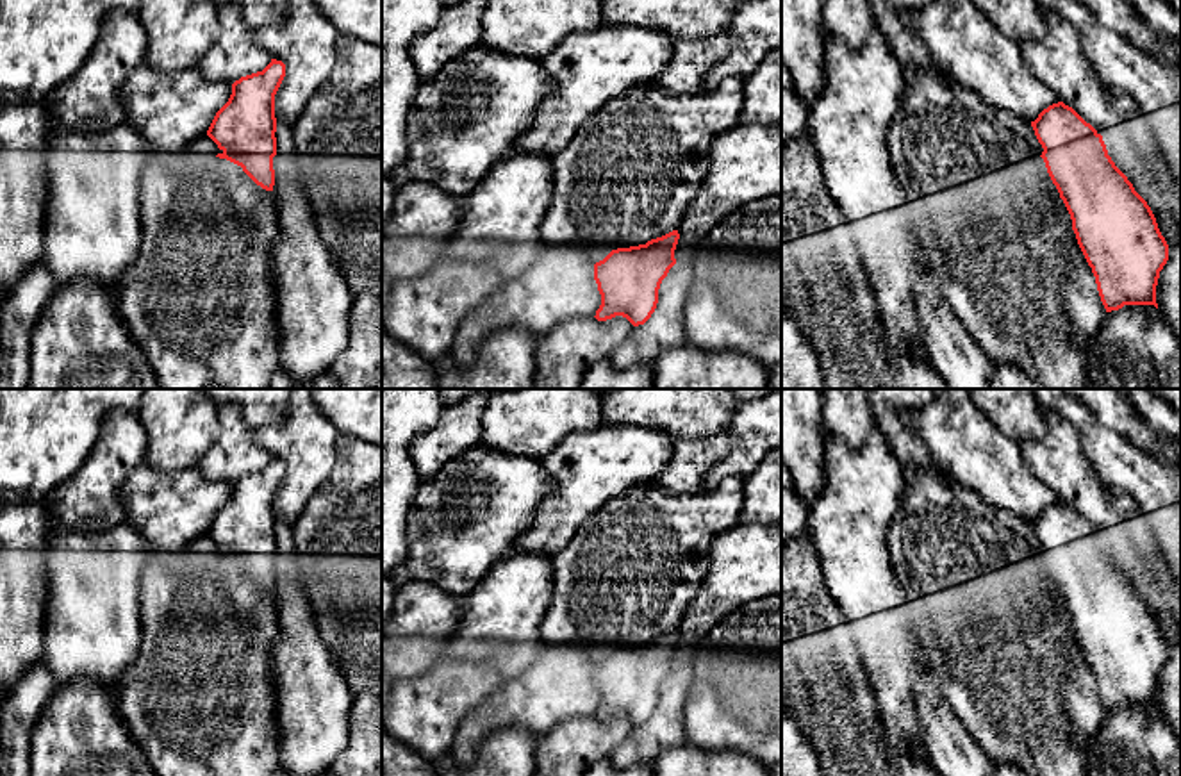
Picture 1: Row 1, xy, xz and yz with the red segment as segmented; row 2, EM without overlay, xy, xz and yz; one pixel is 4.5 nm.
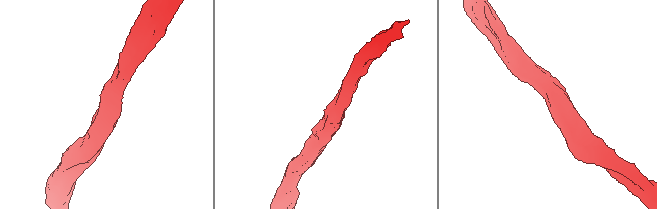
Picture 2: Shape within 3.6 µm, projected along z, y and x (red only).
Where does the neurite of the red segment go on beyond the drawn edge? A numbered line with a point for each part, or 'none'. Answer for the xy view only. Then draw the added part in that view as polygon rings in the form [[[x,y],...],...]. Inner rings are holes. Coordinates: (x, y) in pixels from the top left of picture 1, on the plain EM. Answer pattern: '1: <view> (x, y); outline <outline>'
none

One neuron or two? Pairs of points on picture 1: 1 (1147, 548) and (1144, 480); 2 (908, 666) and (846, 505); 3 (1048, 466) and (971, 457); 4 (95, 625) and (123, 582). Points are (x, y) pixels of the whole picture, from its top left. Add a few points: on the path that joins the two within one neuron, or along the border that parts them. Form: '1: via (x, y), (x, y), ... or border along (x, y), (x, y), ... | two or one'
1: border along (1142, 514), (1162, 559) | two
2: via (880, 627), (873, 600), (857, 571), (851, 544) | one
3: border along (1017, 443), (1026, 466), (1057, 495) | two
4: via (95, 614), (113, 593) | one

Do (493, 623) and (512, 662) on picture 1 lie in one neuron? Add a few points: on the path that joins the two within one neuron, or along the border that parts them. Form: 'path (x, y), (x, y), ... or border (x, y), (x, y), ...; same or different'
path (477, 635), (471, 637), (475, 643), (496, 646); same

